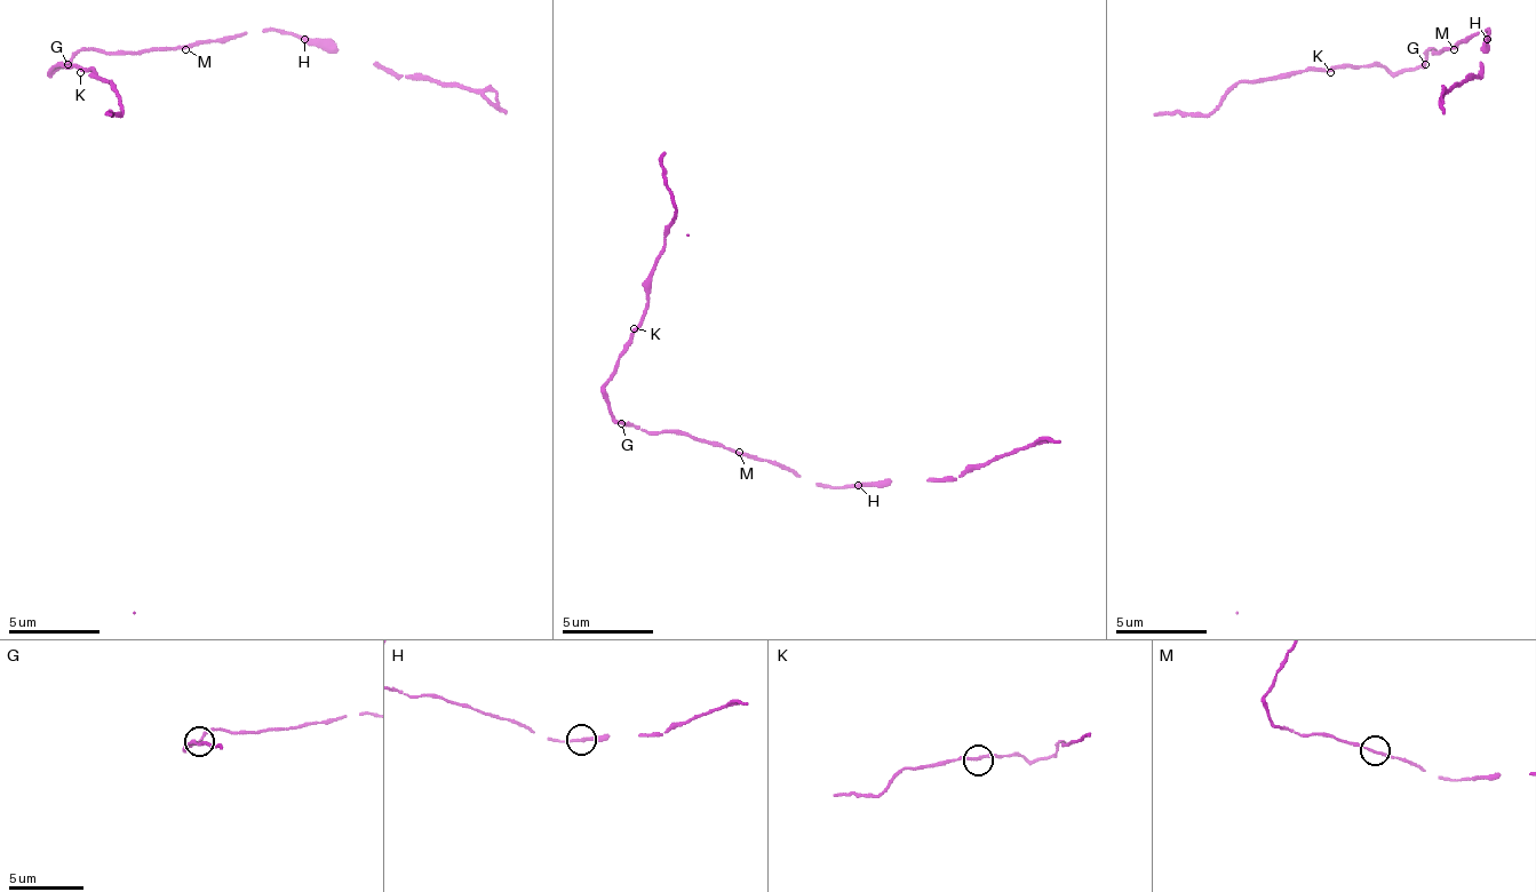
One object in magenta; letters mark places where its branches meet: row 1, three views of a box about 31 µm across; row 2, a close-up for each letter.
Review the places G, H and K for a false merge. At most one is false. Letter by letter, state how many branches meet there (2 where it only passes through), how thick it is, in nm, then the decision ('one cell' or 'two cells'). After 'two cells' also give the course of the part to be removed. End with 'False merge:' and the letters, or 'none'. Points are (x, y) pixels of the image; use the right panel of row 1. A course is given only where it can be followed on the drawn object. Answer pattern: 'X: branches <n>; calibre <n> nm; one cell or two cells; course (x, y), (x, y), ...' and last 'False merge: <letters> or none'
G: branches 2; calibre 160 nm; one cell
H: branches 2; calibre 240 nm; one cell
K: branches 2; calibre 200 nm; one cell
False merge: none

